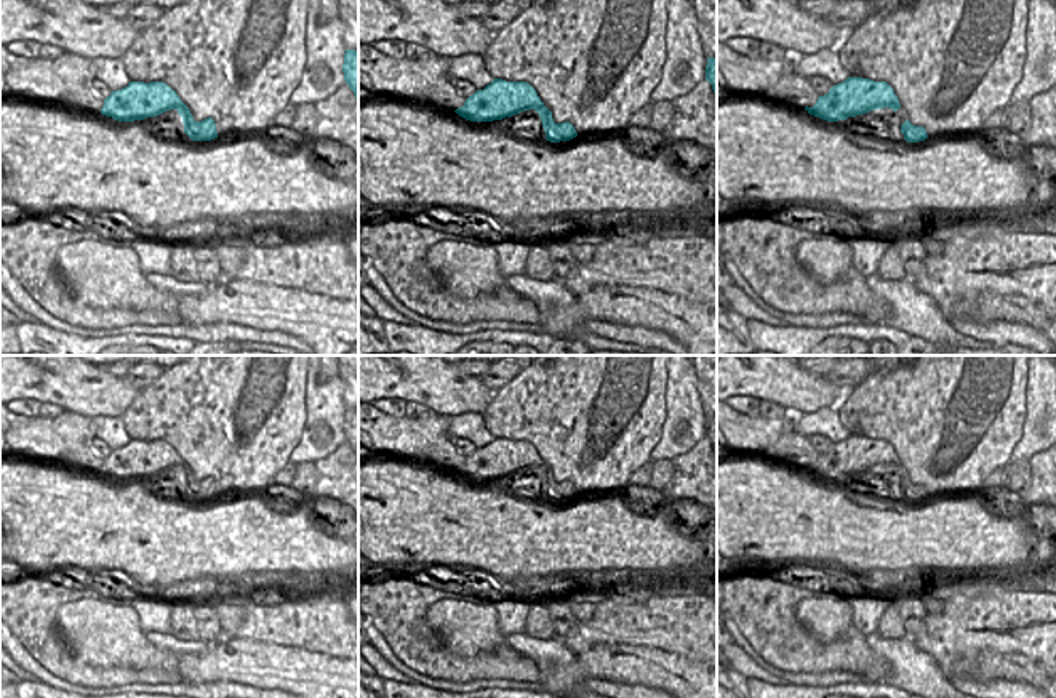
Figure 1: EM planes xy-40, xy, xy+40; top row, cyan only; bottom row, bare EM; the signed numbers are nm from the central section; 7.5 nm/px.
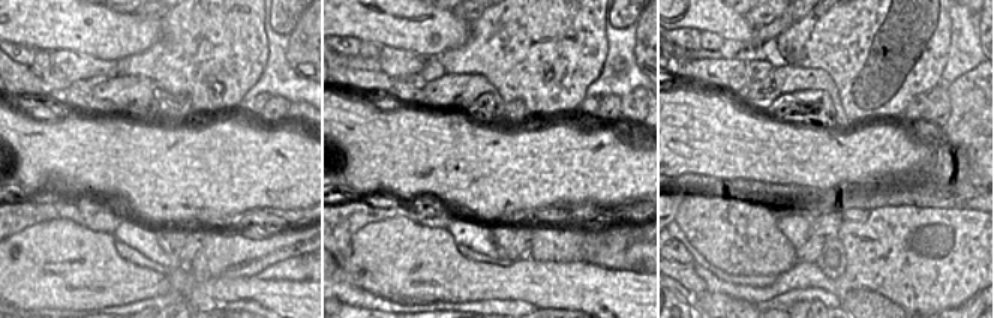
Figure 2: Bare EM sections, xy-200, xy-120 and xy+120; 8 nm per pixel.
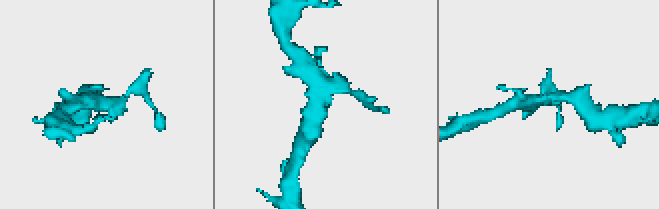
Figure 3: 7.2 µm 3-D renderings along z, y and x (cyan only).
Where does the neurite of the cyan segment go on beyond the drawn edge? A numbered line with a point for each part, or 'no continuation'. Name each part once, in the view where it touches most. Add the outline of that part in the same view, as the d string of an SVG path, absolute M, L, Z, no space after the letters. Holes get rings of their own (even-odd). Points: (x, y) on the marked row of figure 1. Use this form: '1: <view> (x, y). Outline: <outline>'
no continuation

